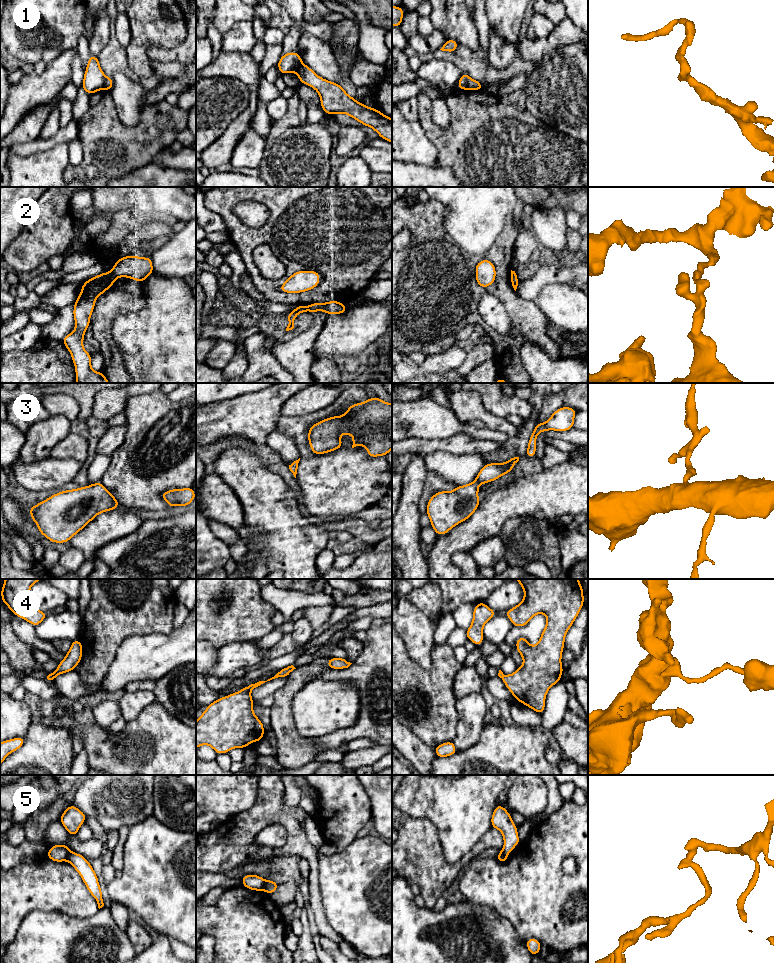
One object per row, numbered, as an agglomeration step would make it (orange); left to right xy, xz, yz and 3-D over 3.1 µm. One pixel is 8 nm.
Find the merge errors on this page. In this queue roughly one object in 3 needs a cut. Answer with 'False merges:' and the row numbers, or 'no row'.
False merges: 1, 2, 4, 5

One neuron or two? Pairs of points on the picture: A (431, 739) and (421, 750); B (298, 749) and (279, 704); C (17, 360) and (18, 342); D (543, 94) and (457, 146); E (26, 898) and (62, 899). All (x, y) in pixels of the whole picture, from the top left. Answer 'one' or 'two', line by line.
A: two
B: one
C: two
D: two
E: one

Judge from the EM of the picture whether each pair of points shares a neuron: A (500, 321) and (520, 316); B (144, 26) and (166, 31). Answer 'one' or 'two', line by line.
A: two
B: one

